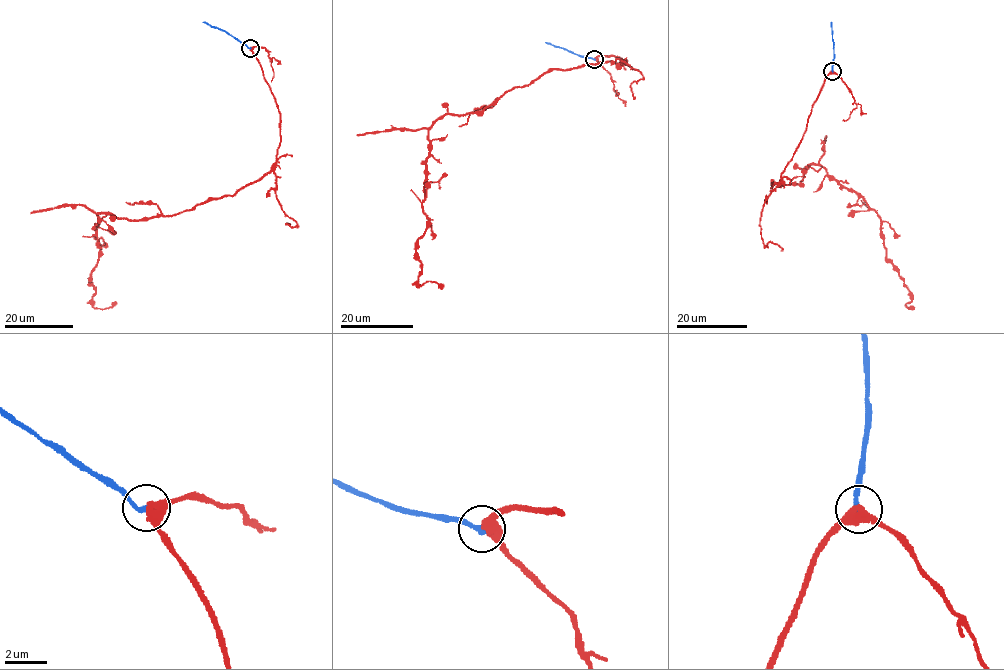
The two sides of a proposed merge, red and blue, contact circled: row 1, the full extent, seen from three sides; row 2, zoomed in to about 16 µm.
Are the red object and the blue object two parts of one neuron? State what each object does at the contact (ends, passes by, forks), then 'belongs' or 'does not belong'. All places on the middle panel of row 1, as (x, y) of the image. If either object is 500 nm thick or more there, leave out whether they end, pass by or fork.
red passes by; blue ends there; belongs

